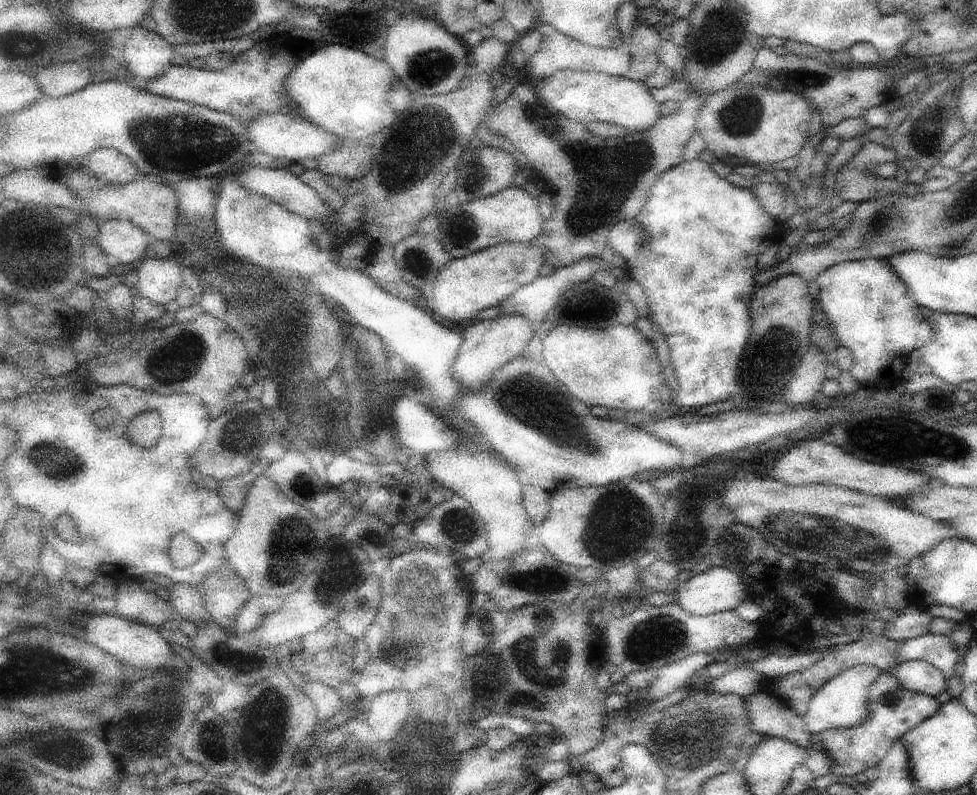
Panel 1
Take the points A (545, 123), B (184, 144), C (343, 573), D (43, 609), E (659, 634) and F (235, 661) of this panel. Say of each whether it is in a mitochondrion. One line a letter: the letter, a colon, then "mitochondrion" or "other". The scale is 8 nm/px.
A: mitochondrion
B: mitochondrion
C: mitochondrion
D: other
E: mitochondrion
F: mitochondrion

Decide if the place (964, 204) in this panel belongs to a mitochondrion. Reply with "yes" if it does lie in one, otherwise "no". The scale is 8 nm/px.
yes

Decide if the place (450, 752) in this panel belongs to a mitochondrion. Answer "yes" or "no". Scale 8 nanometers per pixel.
yes

